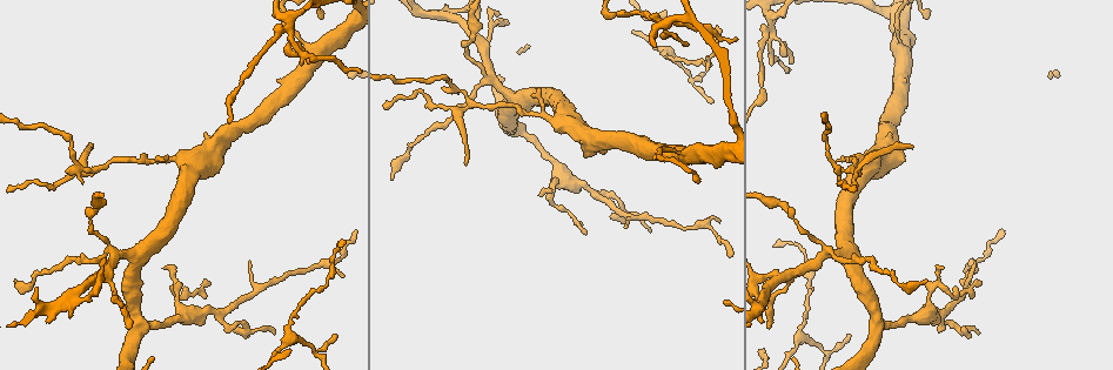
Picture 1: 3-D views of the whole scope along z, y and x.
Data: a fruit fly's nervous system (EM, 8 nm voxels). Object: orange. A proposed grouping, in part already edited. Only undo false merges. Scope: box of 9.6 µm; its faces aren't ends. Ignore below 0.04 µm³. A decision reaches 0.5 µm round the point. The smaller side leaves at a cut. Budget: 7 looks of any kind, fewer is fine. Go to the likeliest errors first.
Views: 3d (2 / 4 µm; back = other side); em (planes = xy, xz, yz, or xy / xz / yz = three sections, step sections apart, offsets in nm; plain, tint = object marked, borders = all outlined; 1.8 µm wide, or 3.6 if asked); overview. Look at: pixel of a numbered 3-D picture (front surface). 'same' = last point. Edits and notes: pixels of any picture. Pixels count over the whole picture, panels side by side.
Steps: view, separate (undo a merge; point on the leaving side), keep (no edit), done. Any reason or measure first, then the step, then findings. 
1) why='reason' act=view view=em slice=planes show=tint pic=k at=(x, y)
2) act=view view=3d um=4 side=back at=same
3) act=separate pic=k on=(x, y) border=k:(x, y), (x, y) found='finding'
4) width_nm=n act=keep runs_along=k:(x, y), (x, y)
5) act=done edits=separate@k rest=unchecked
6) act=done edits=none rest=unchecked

why='three-way junction' act=view view=3d um=2 pic=1 at=(665, 22)

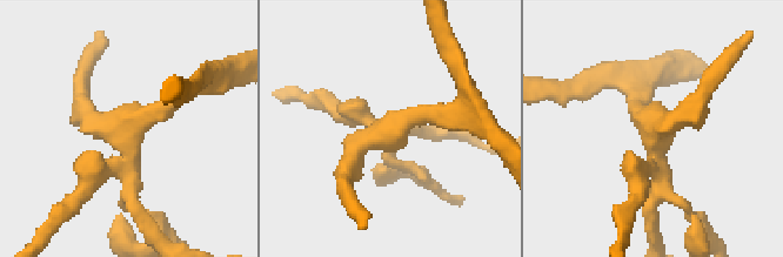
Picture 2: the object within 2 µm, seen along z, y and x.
act=view view=em um=3.6 slice=planes show=plain pic=2 at=(652, 155)

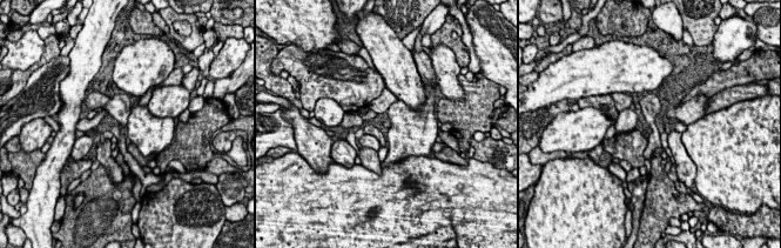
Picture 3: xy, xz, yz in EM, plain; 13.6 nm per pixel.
why='with the object marked' act=view view=em um=3.6 slice=planes show=tint at=same

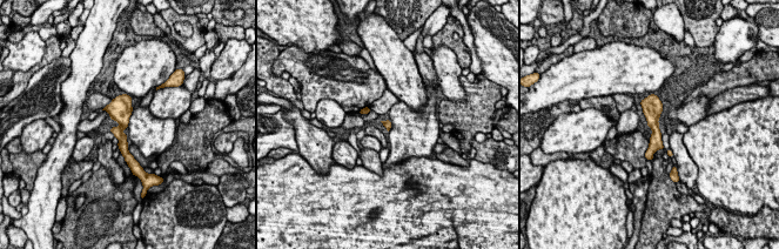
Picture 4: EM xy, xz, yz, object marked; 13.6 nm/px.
act=keep runs_along=4:(125, 96), (122, 145), (128, 156) found='continuous, no second neuron'

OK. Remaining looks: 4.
why='arms part here' act=view view=em um=3.6 slice=xz step=16 show=tint pic=1 at=(783, 275)

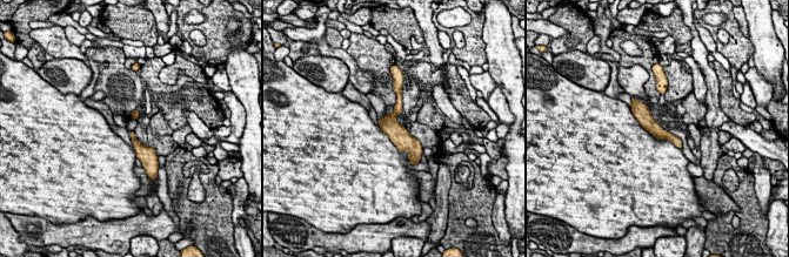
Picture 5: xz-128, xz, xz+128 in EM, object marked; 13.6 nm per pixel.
why='cut it another way' act=view view=em um=3.6 slice=xy step=4 show=borders at=same

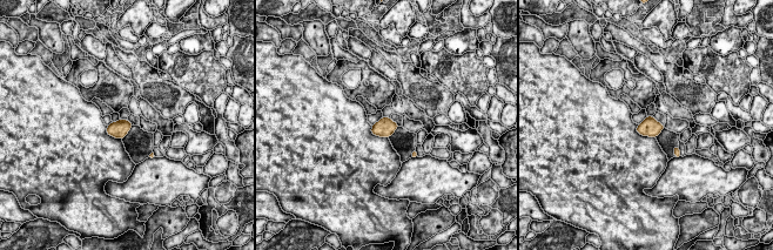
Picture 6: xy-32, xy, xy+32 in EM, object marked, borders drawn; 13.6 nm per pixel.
width_nm=240 act=keep found='one neuron here'

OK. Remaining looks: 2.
why='sudden change in width' act=view view=em slice=planes show=tint pic=1 at=(217, 313)

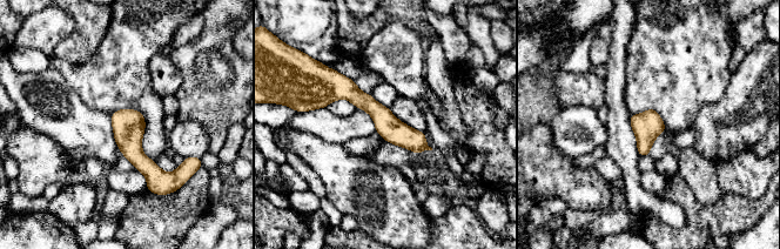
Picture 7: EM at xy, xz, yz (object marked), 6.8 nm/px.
act=keep runs_along=7:(320, 100), (352, 93), (425, 147) found='all the same neuron'

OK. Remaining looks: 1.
act=done edits=none rest=unchecked

